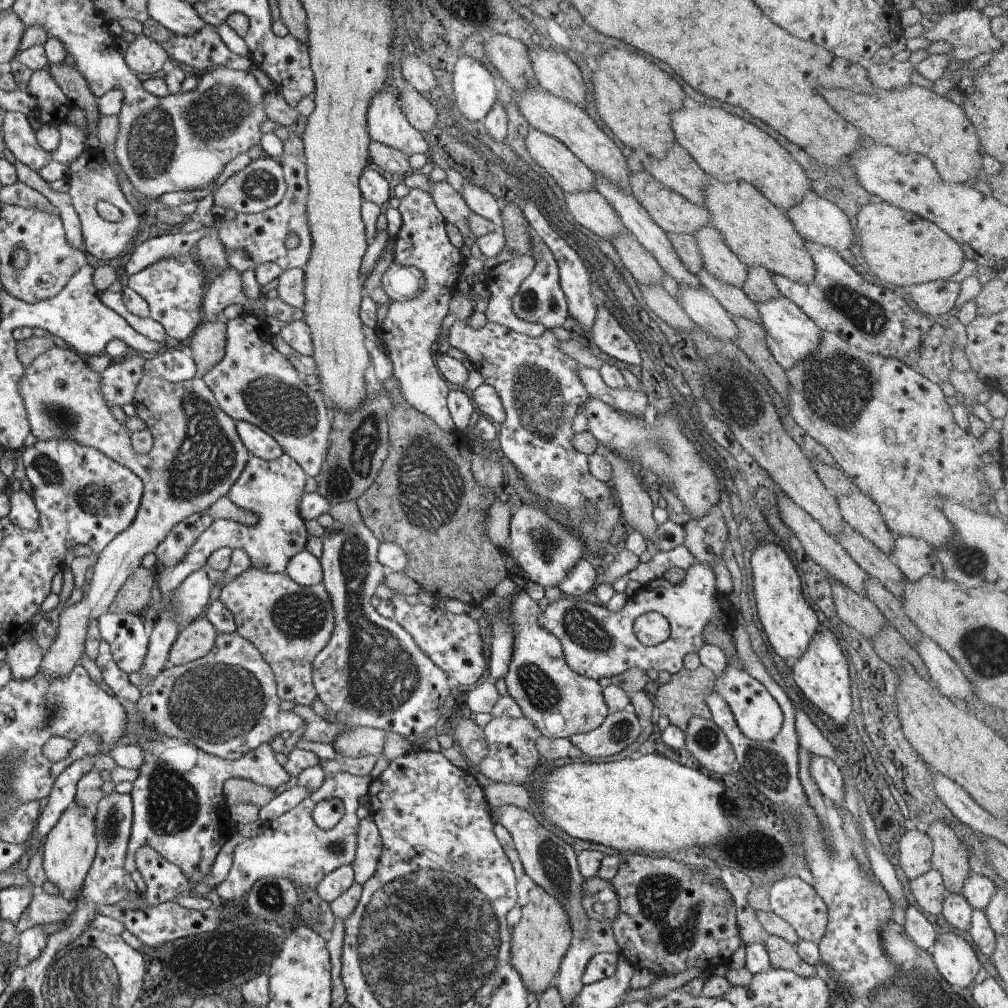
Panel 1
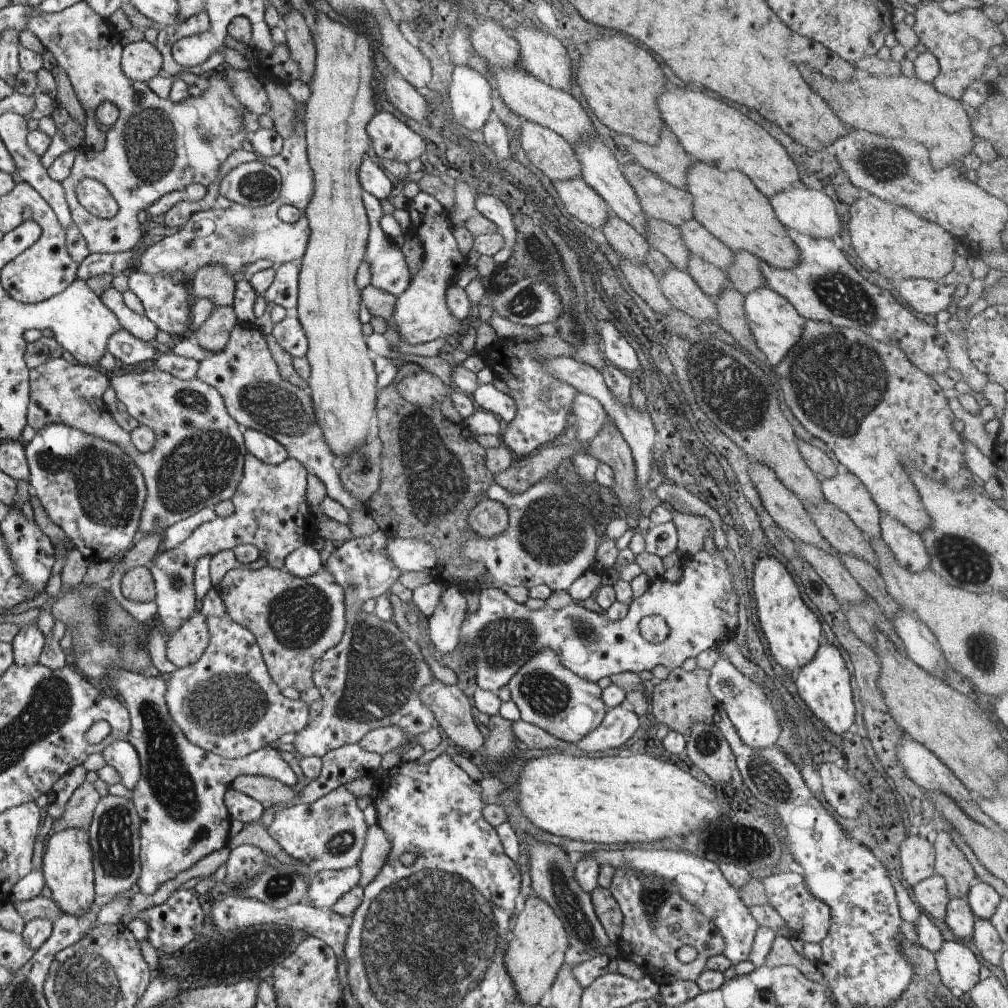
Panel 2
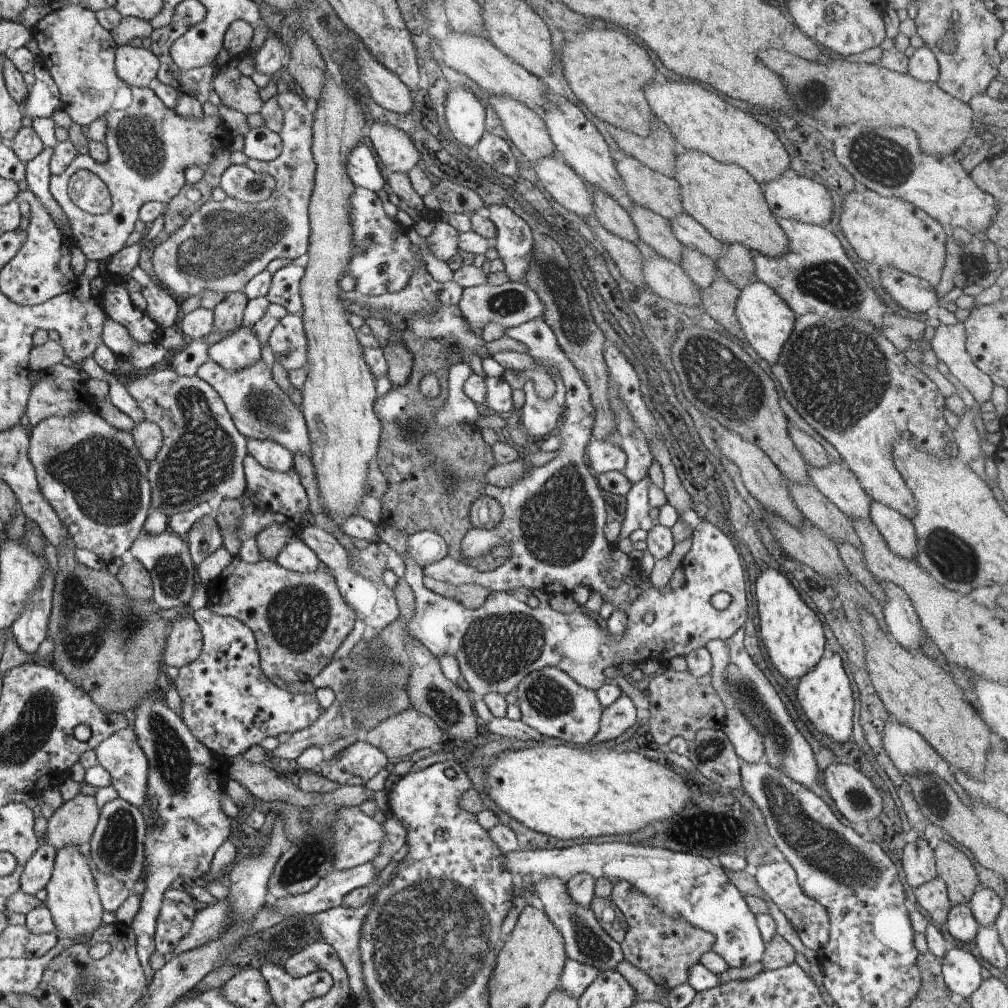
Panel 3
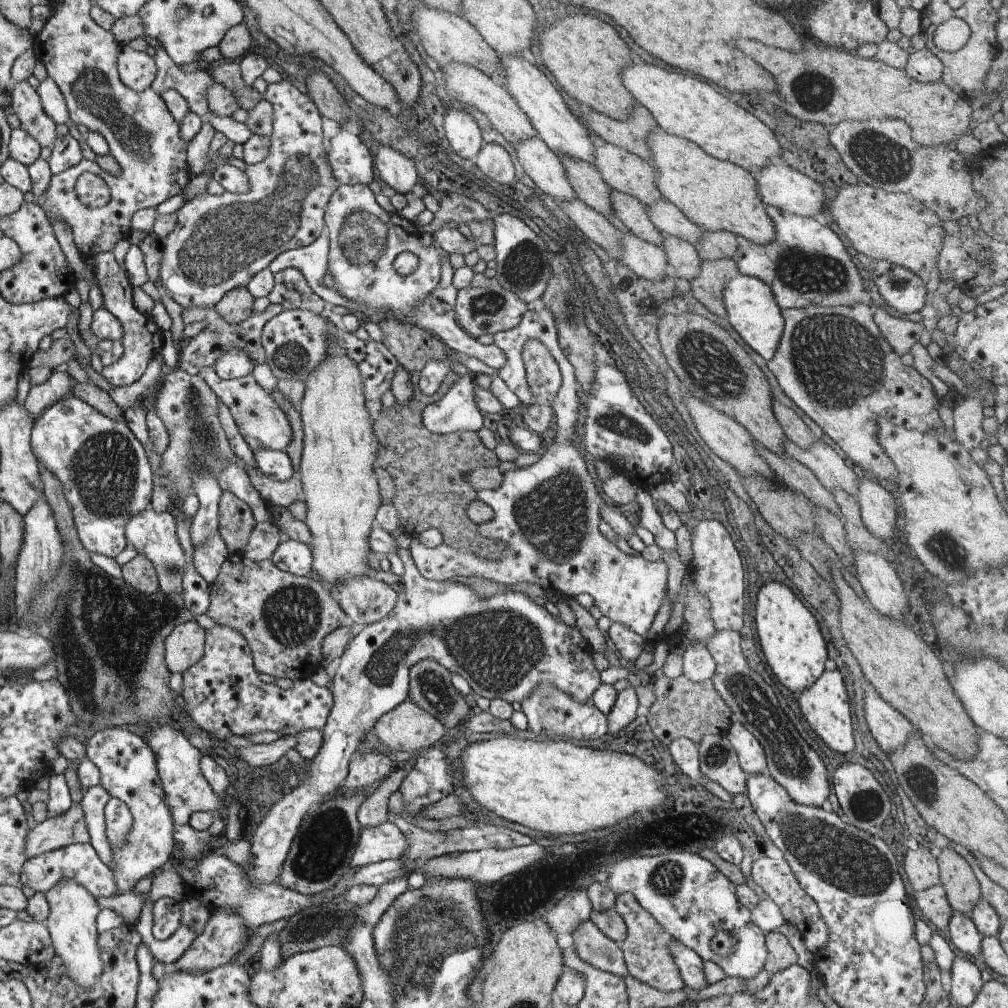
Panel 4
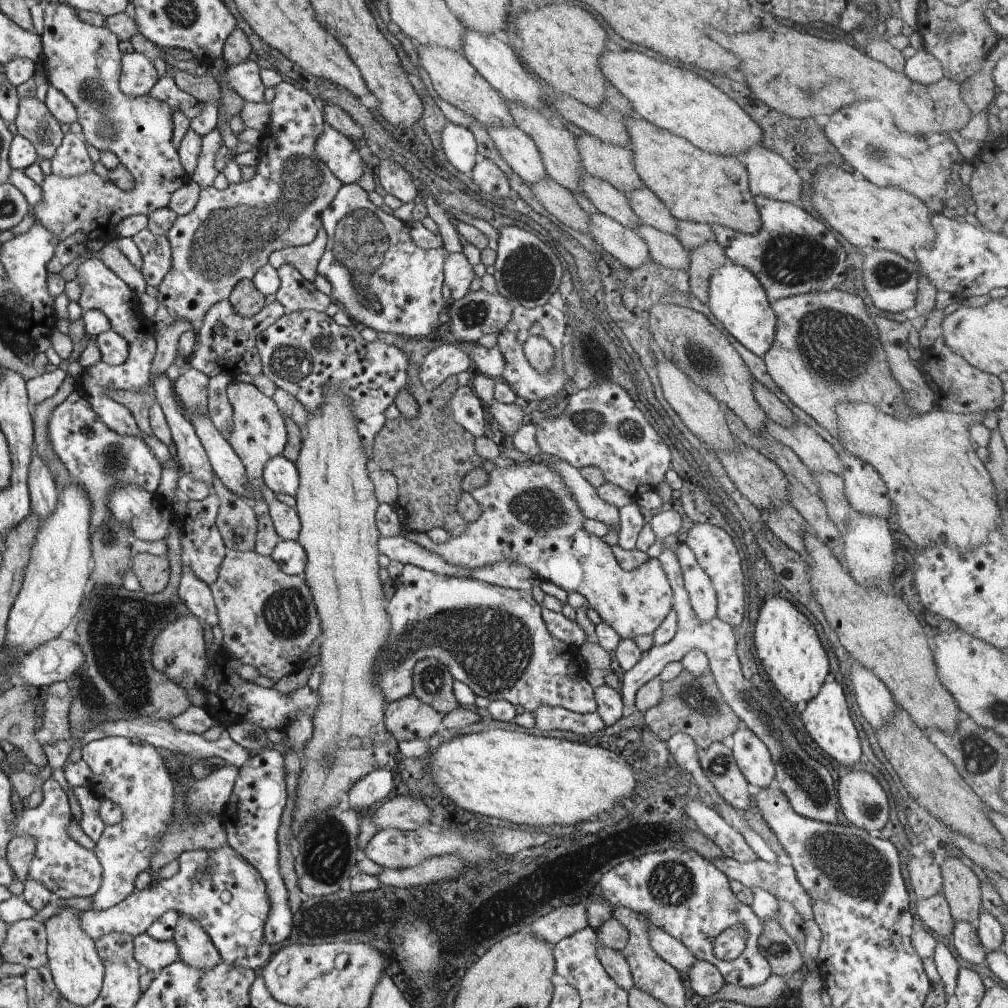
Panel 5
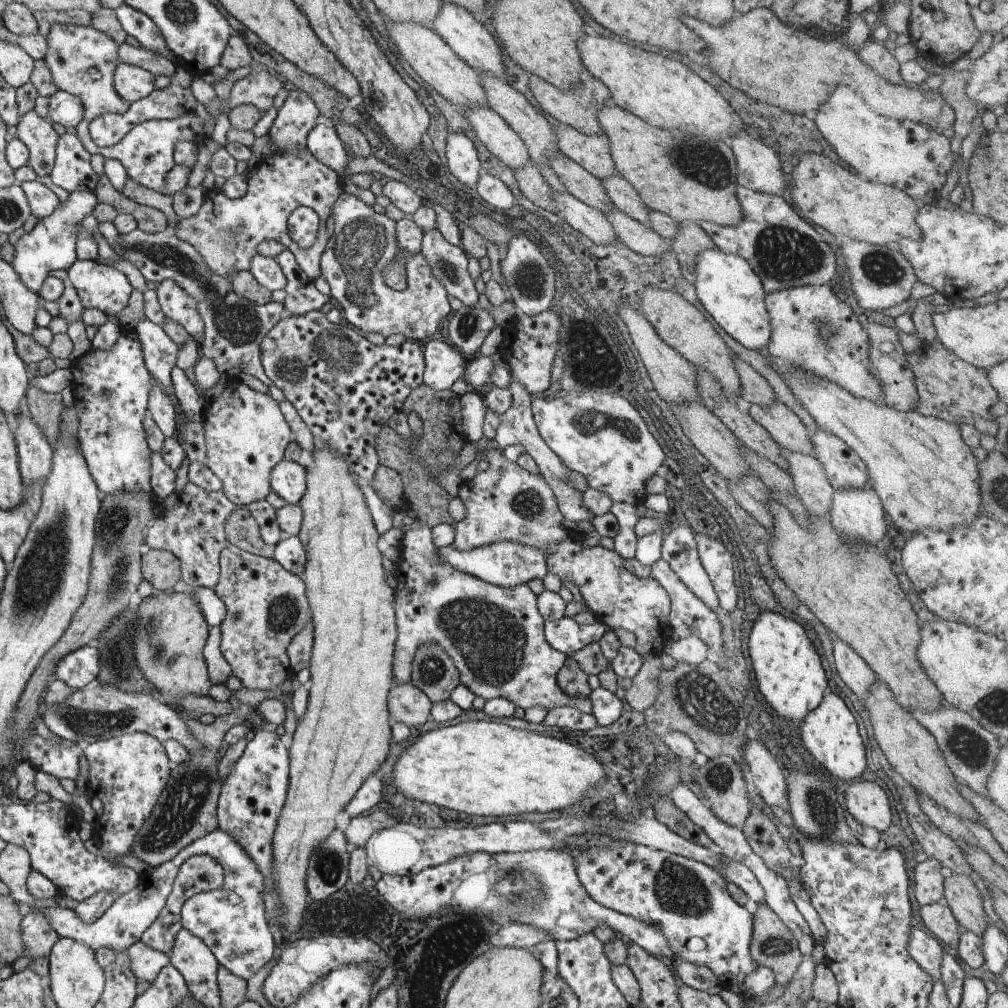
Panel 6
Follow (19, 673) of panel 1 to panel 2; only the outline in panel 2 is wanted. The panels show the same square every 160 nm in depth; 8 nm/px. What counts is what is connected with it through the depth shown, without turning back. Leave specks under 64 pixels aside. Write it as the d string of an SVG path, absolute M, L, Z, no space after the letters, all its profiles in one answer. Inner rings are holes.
M30 624L20 628L14 638L13 658L16 665L34 666L39 662L42 651L45 650L45 638L37 624Z

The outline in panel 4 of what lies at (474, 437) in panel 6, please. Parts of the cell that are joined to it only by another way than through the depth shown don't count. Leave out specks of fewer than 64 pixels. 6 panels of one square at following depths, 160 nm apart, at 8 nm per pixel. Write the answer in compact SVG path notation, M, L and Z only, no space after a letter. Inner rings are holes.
M472 375L461 376L446 396L425 407L422 423L430 432L444 435L455 431L480 431L487 422L476 404Z

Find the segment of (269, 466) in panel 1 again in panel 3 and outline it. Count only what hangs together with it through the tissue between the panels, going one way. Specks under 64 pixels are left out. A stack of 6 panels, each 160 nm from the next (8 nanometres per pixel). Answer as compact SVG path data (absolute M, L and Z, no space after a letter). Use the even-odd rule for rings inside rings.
M250 454L246 455L244 467L248 488L240 499L243 504L243 513L237 524L237 538L242 542L256 538L258 533L273 524L284 525L294 533L294 526L296 529L302 526L304 514L308 512L309 496L306 496L305 487L301 483L301 475L294 467L286 472L267 469L265 465L258 464ZM168 529L159 535L141 534L131 547L133 558L140 561L147 569L154 581L153 602L162 610L170 610L176 606L188 608L194 594L194 566L188 552L188 540L182 535Z

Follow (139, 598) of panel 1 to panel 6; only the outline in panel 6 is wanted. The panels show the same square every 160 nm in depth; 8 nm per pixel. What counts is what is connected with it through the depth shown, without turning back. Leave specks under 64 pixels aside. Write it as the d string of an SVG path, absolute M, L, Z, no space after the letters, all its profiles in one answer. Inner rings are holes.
M150 549L143 556L145 578L152 586L162 592L173 591L181 579L181 562L172 552Z

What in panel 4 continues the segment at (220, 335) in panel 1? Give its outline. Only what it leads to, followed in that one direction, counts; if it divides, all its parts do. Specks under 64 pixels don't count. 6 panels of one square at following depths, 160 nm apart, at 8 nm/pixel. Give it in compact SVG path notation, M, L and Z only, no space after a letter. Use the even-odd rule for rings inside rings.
M247 287L234 288L221 303L216 304L218 314L230 324L239 324L250 318L254 309L254 296Z

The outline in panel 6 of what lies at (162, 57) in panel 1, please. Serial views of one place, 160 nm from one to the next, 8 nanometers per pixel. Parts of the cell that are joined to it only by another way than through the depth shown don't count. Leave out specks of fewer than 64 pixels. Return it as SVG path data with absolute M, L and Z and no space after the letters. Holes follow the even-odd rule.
M118 63L114 82L121 98L131 104L158 90L158 76L149 69L128 63Z

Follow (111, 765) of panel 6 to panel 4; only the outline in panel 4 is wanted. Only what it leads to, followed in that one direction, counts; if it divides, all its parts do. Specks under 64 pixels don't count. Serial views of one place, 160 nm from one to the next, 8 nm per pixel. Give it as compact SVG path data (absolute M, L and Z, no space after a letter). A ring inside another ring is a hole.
M122 727L105 728L96 731L86 742L87 758L90 759L101 771L101 784L110 794L125 802L133 816L131 831L126 837L125 844L120 849L112 849L114 862L117 868L113 870L119 892L128 892L134 888L140 878L151 877L161 866L164 866L172 854L174 841L172 832L175 832L172 812L165 800L164 786L156 770L157 756L140 736L132 734L130 730Z

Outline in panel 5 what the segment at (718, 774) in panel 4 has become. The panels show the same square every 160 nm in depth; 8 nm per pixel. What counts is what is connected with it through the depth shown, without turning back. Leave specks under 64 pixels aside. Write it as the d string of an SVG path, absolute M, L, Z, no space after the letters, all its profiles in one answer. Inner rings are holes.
M714 742L700 754L701 768L714 790L735 810L748 810L754 790L742 775L729 743Z

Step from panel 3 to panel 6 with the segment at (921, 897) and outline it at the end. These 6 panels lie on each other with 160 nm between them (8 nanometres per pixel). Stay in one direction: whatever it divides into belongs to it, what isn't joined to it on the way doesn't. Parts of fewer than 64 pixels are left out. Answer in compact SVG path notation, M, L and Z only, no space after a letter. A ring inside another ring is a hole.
M944 900L921 906L920 916L928 932L935 936L942 945L956 946L959 943L962 929Z

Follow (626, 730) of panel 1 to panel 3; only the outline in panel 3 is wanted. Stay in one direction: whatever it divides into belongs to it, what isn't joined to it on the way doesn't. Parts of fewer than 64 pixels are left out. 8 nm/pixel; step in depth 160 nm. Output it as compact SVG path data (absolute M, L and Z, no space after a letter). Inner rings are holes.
M622 695L602 711L599 731L588 744L616 740L628 728L637 724L637 708L626 695Z

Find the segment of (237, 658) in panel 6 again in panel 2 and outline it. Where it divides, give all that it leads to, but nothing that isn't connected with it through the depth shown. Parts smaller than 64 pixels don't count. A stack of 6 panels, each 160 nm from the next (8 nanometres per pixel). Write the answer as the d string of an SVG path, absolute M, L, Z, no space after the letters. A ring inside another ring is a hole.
M240 565L228 572L216 588L221 593L222 601L225 602L227 616L249 629L257 638L257 644L264 654L265 664L273 680L280 686L280 690L294 688L302 693L312 688L316 664L330 648L341 643L348 627L345 592L332 574L326 568L322 568L310 578L301 579L286 568L277 569L264 565L262 568L252 569Z

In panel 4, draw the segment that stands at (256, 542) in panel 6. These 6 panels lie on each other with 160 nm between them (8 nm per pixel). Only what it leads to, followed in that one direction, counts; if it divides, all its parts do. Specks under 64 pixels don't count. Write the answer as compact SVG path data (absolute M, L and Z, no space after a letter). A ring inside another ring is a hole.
M223 489L218 504L218 534L228 546L229 555L243 553L255 525L250 506Z

